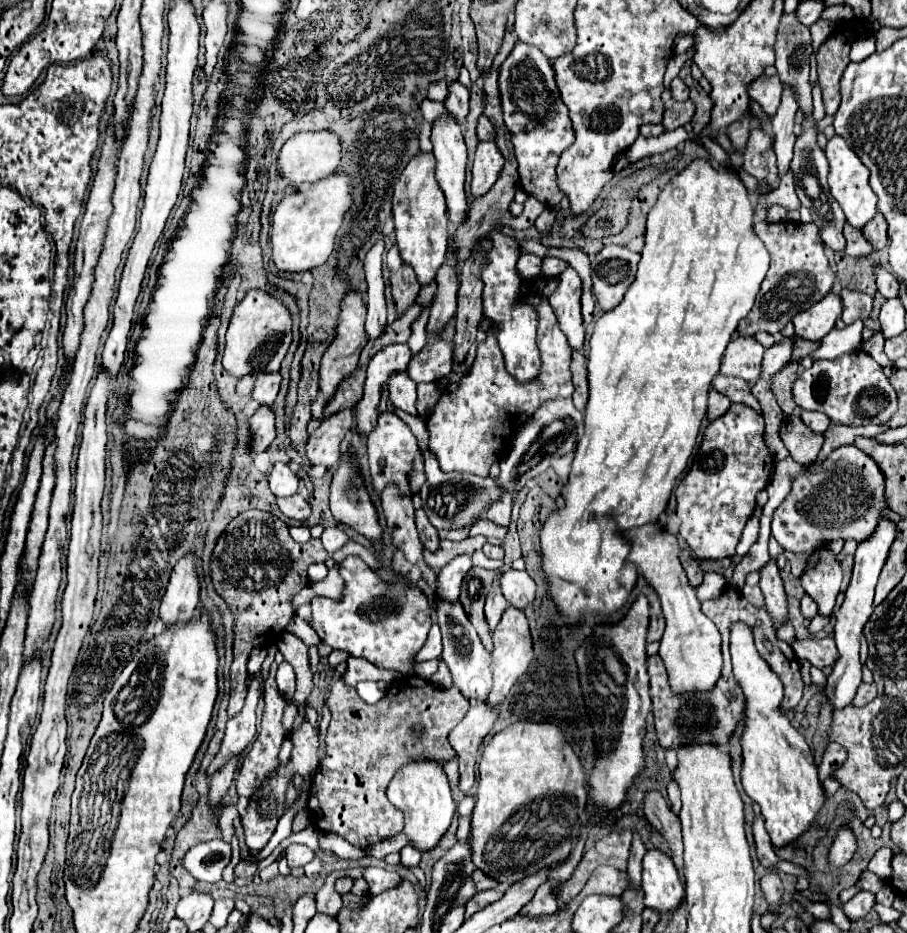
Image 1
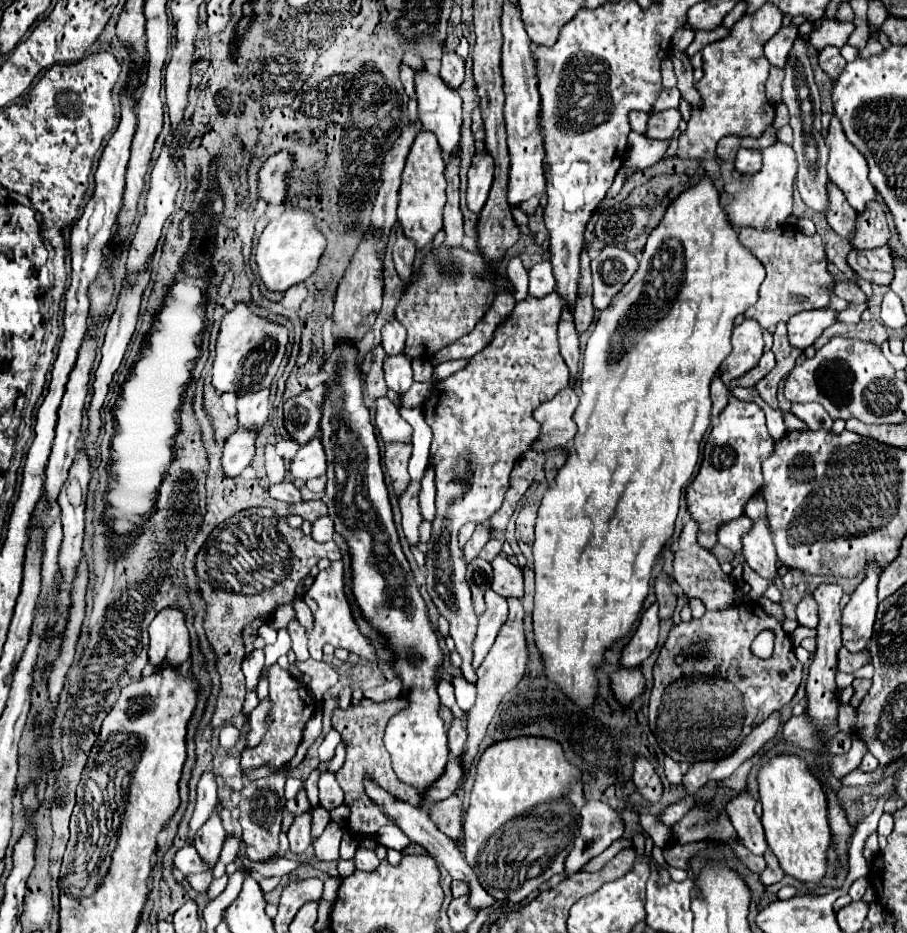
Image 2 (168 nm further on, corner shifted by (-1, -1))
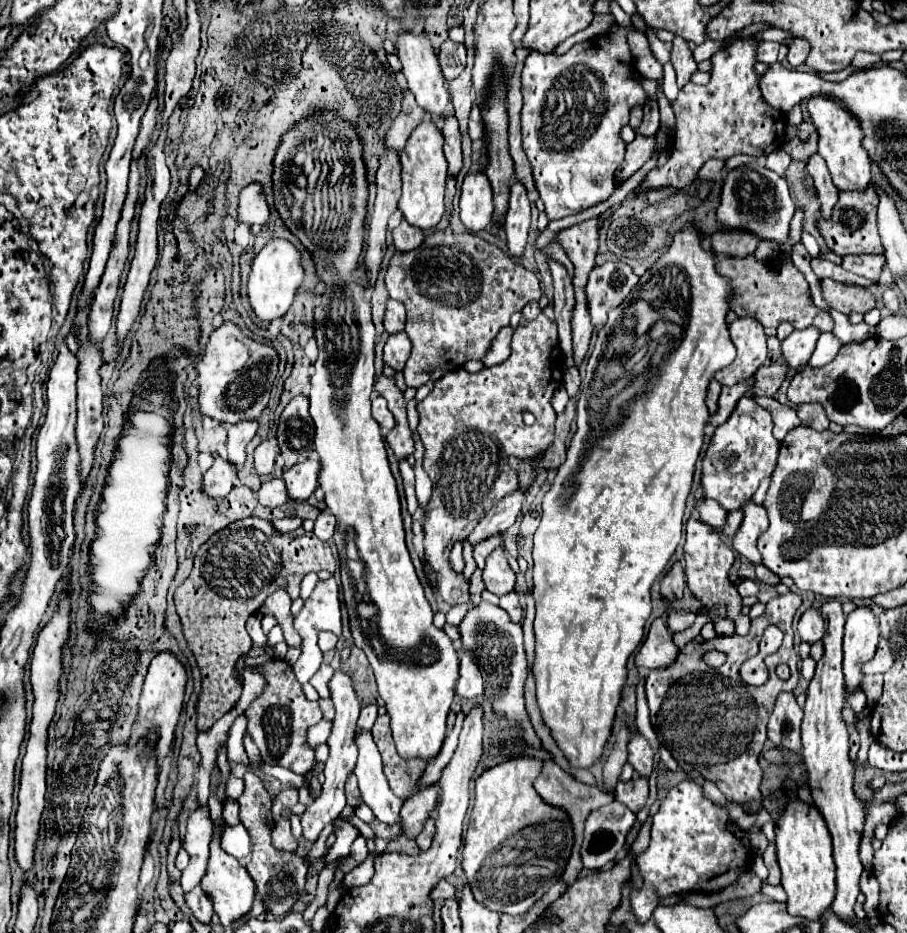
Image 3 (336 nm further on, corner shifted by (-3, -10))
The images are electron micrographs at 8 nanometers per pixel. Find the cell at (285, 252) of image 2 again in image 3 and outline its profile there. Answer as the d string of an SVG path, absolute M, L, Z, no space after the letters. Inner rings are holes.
M272 238L254 258L248 278L248 296L256 316L262 322L270 322L278 316L284 316L292 306L296 290L302 286L302 282L304 282L304 268L300 250L284 238Z

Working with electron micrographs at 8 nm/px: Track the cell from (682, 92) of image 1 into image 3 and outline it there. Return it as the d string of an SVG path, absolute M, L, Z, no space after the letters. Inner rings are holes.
M648 98L648 104L644 108L644 124L636 130L636 134L644 134L644 136L652 136L656 134L660 128L660 112L658 112L658 102Z

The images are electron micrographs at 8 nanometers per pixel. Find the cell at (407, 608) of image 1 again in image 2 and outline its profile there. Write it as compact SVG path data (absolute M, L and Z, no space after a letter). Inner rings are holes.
M334 561L328 569L320 571L312 583L312 587L304 593L304 601L310 607L314 615L314 629L308 633L308 649L312 659L320 659L324 643L332 643L334 647L348 649L362 659L374 659L374 649L372 645L360 635L358 625L352 619L352 609L348 605L348 599L344 595L344 571L342 571L342 561Z

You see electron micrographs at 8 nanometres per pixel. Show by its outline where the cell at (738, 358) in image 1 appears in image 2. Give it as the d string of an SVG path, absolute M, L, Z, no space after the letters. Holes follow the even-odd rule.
M744 319L732 333L732 353L724 359L718 369L718 377L724 383L730 383L736 377L742 377L750 369L754 369L762 357L764 339L762 329L754 319Z

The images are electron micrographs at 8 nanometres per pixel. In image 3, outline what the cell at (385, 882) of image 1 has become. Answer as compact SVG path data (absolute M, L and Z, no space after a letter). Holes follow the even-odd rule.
M358 836L356 840L354 840L354 844L352 844L352 848L350 848L350 856L358 862L358 864L362 864L366 858L368 858L368 848L366 848L366 840L362 838L362 836Z

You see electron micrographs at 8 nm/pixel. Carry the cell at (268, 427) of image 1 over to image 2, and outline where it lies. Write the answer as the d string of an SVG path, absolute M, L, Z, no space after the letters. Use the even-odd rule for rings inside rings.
M238 429L232 433L222 449L222 471L226 477L236 477L240 475L252 461L254 457L254 431Z

